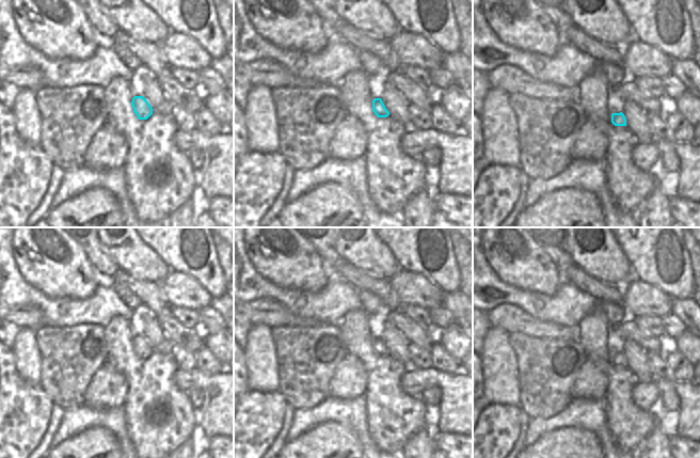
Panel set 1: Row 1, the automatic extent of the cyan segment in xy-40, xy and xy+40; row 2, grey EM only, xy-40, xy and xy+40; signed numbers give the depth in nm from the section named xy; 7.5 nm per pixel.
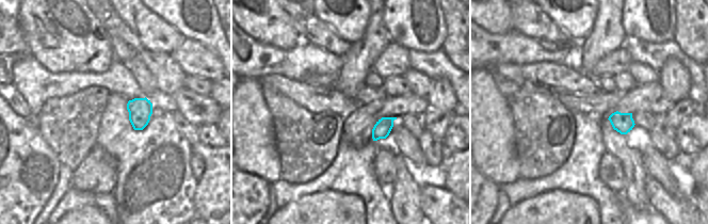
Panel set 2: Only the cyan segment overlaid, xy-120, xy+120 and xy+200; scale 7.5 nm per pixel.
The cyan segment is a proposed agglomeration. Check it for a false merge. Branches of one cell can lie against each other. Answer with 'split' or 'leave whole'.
leave whole

